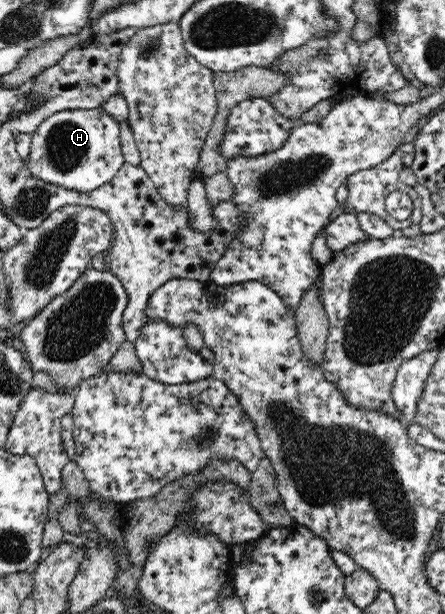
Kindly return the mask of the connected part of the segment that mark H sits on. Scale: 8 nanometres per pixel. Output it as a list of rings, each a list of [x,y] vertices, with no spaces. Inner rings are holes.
[[[102,106],[98,108],[66,108],[66,110],[55,112],[32,133],[31,149],[26,158],[28,166],[33,175],[36,178],[41,178],[44,182],[82,193],[96,190],[103,186],[102,184],[110,182],[125,162],[120,147],[119,125],[118,120],[108,115]]]

